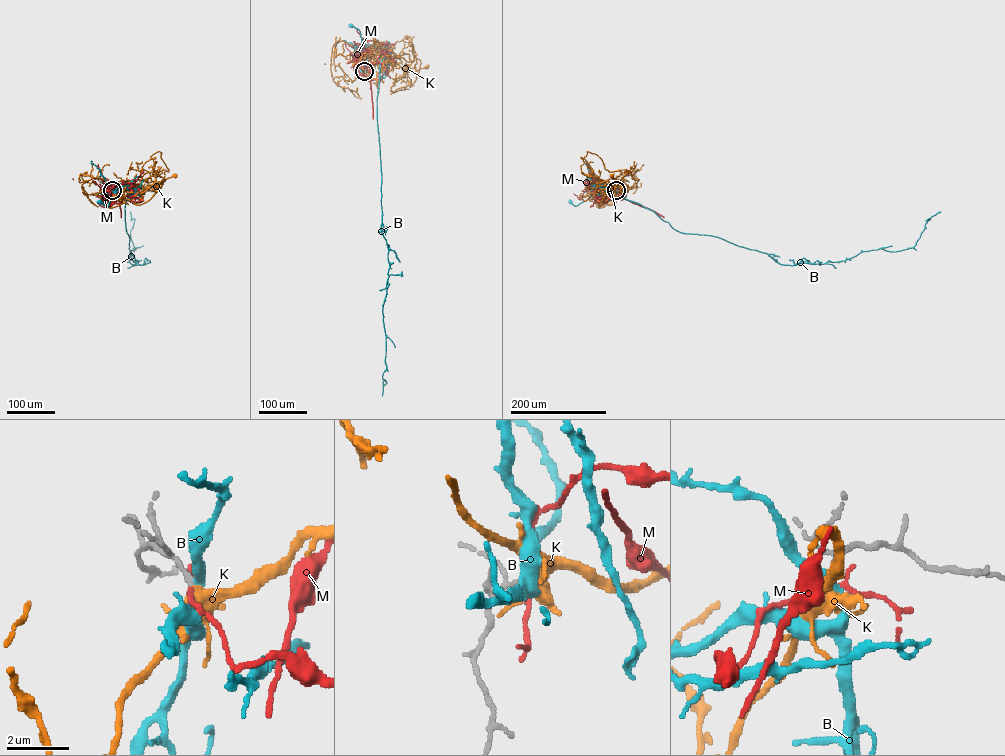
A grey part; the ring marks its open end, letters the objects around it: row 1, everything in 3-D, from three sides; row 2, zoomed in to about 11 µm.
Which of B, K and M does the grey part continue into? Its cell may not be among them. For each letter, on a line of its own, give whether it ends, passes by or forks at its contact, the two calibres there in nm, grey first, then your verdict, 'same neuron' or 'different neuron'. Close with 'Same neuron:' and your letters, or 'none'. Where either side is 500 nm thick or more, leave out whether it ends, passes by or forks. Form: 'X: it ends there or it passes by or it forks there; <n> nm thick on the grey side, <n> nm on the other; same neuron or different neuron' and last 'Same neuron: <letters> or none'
B: it passes by; 180 nm thick on the grey side, 320 nm on the other; different neuron
K: it forks there; 180 nm thick on the grey side, 400 nm on the other; same neuron
M: it passes by; 180 nm thick on the grey side, 140 nm on the other; different neuron
Same neuron: K

